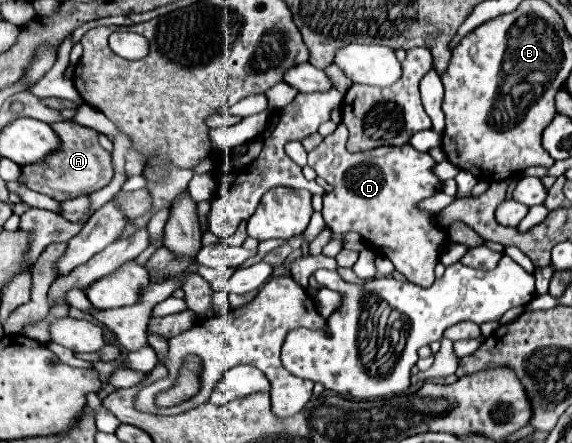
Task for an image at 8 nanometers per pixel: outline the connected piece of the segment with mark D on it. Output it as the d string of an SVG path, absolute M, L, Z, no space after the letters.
M338 124L336 132L326 136L318 148L314 148L308 154L308 166L316 170L318 176L322 176L328 184L334 186L332 192L324 196L324 220L332 228L332 232L358 232L362 234L364 240L368 240L378 252L388 256L396 270L408 278L408 282L418 284L422 288L428 288L436 278L434 278L434 266L438 264L440 252L444 248L444 234L438 226L430 224L430 214L422 212L416 208L416 204L436 192L442 190L442 182L432 174L434 160L426 152L418 152L414 146L380 146L374 150L358 152L352 154L346 150L346 140L348 140L348 128L344 124Z

